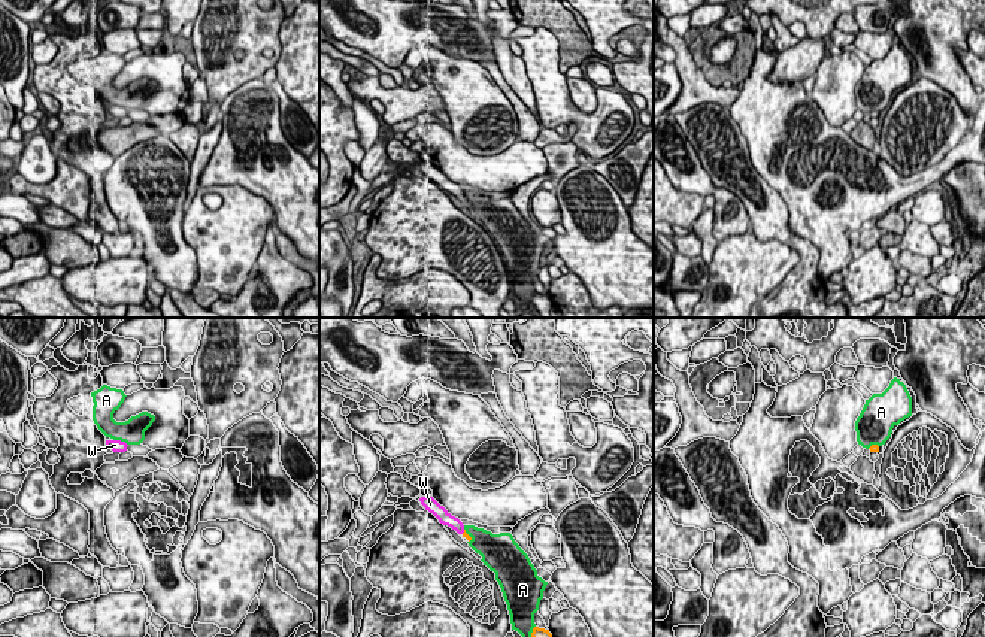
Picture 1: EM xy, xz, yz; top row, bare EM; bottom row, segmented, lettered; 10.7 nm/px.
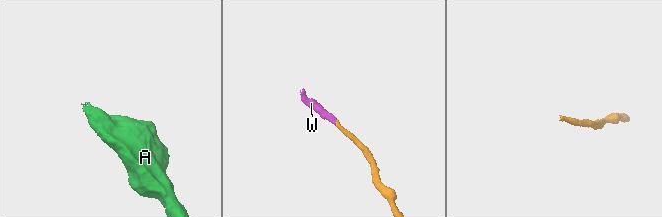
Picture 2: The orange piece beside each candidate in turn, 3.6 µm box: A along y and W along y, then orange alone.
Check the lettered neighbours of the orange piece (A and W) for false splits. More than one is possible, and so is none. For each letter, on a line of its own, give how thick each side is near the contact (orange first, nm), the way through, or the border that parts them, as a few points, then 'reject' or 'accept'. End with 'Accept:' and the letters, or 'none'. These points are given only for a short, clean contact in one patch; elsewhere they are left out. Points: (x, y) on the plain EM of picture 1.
A: 190 nm thick on the orange side, 260 nm on the other; reject
W: 60 nm thick on the orange side, 130 nm on the other; runs through xz (464, 200), (464, 197), (446, 184); accept
Accept: W

